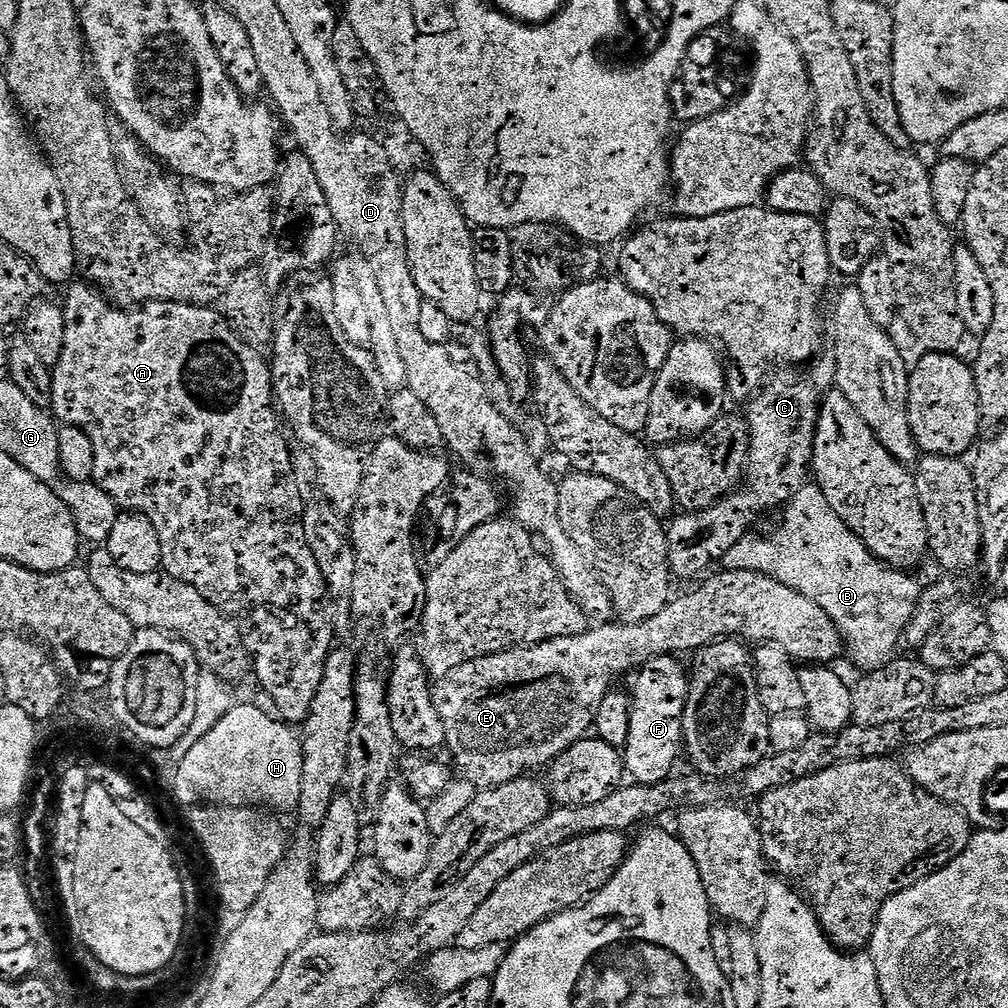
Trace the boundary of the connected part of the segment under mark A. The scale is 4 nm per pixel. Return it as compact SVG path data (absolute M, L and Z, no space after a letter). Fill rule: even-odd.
M72 282L67 285L68 293L62 301L62 309L65 316L65 346L62 348L62 356L58 360L56 367L51 369L53 380L53 402L50 409L51 415L55 417L61 425L70 428L80 428L90 438L90 442L94 442L94 474L92 480L102 490L106 490L106 494L110 494L110 498L115 500L121 509L140 512L146 518L150 518L150 522L154 522L154 530L158 530L158 538L162 542L162 568L169 576L178 578L182 582L186 582L190 586L194 586L194 590L198 590L202 594L202 598L206 598L211 604L218 609L219 612L229 616L233 622L240 627L240 637L242 642L248 648L251 667L256 670L256 676L260 679L260 684L264 687L266 695L272 699L275 715L279 717L283 723L289 726L303 725L304 719L310 714L310 705L314 703L314 694L318 694L318 686L322 686L322 678L324 677L324 667L328 661L328 653L334 647L334 629L331 622L331 614L329 612L328 588L319 570L318 562L315 561L314 554L311 553L310 546L306 542L306 534L303 532L303 518L306 507L306 500L300 497L300 484L296 481L296 468L292 465L292 452L288 449L288 444L284 441L284 436L280 433L280 424L276 421L278 418L278 408L274 403L274 381L272 378L272 369L267 359L257 349L251 348L245 344L236 332L228 325L227 320L215 307L205 306L202 304L179 304L178 302L170 302L169 300L150 300L143 306L133 307L131 310L121 308L112 303L103 291L97 285L91 282Z

